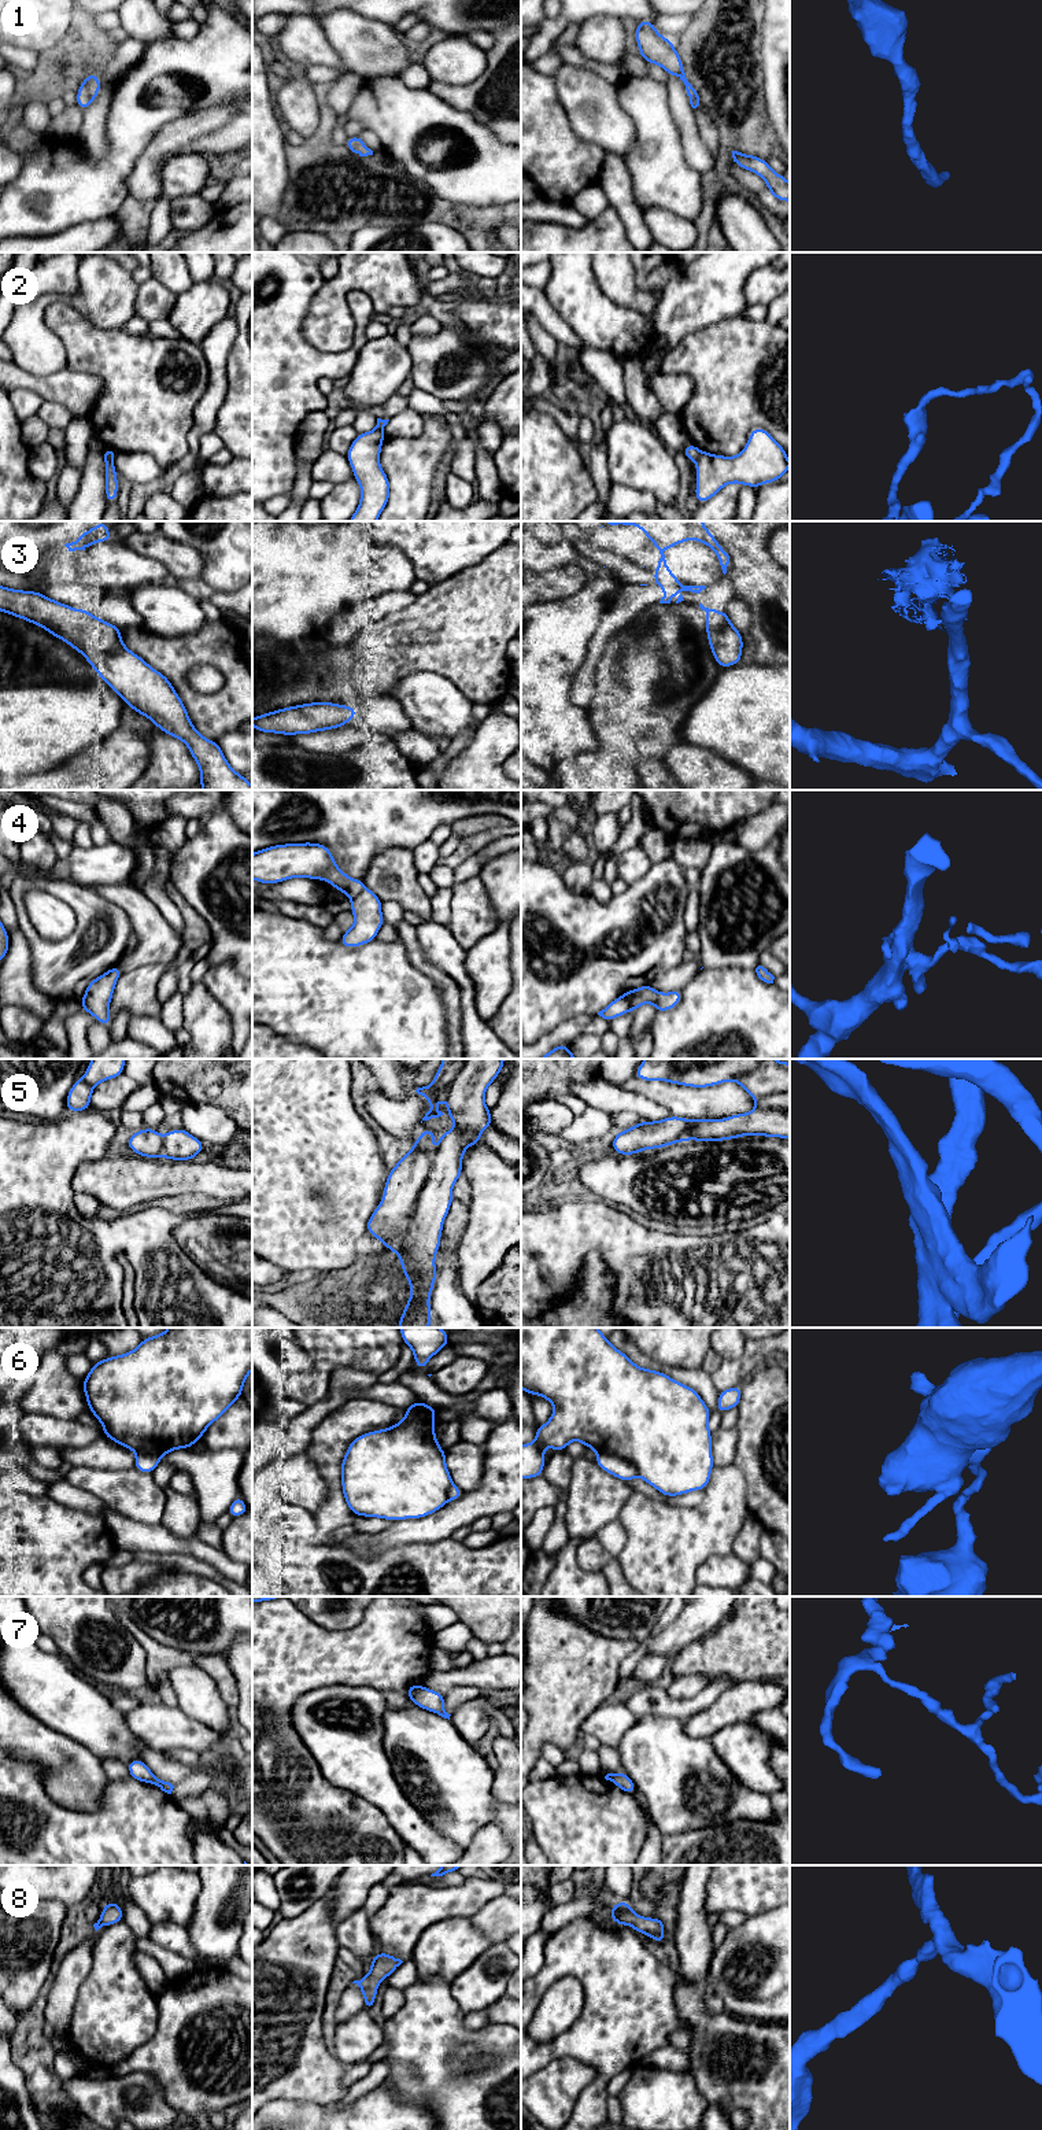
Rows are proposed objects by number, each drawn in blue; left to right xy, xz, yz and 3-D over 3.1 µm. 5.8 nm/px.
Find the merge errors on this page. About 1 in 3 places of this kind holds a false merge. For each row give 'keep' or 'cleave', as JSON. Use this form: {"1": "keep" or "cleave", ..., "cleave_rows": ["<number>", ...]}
{"1": "keep", "2": "cleave", "3": "cleave", "4": "cleave", "5": "keep", "6": "cleave", "7": "cleave", "8": "keep", "cleave_rows": ["2", "3", "4", "6", "7"]}

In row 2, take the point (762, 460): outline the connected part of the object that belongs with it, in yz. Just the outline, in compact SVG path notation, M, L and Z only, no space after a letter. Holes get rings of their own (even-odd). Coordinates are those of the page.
M754 428L746 447L735 457L701 451L696 459L695 498L707 502L721 488L740 483L757 488L773 483L790 469L786 450L764 428Z

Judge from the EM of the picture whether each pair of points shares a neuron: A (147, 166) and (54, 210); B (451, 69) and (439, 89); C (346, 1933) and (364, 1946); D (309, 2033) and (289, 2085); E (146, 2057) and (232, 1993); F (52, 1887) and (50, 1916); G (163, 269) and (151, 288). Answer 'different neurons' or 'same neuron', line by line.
A: different neurons
B: different neurons
C: same neuron
D: same neuron
E: same neuron
F: different neurons
G: different neurons

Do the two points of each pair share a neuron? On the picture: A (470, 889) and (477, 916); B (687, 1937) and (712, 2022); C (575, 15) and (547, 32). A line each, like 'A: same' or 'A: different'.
A: same
B: same
C: same

